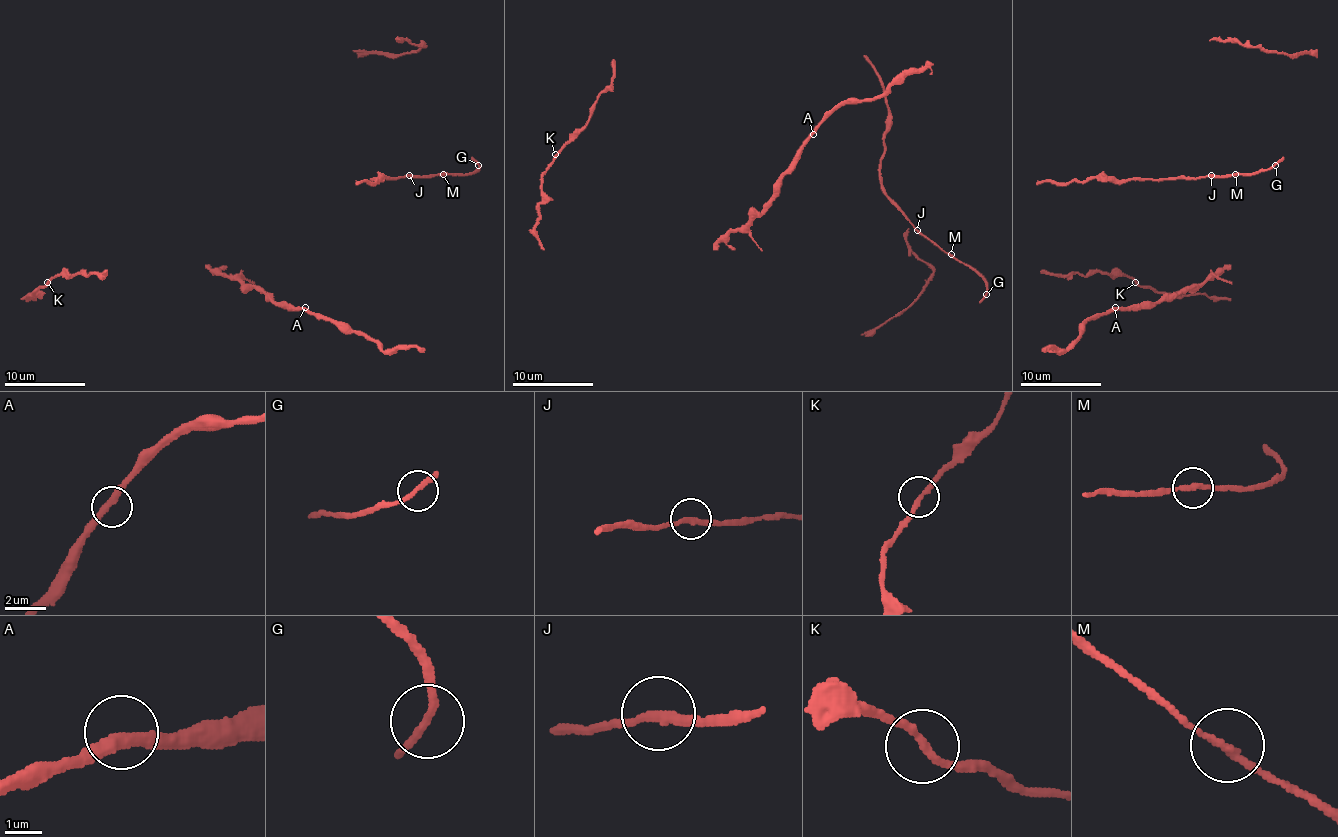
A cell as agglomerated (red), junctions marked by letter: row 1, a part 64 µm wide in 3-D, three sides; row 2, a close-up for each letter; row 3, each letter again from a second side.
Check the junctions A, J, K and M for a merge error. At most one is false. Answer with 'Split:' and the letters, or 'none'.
Split: none

